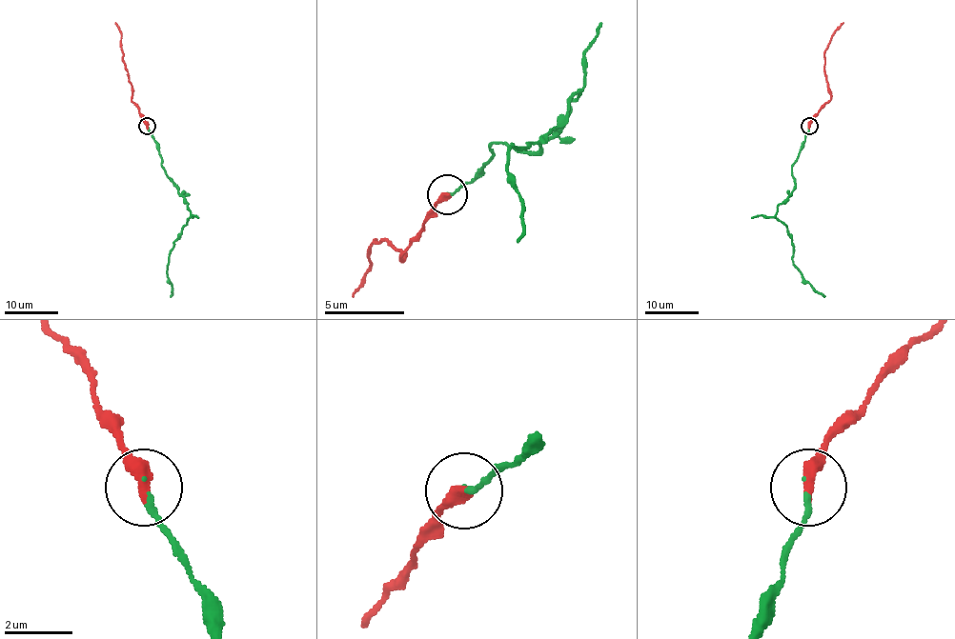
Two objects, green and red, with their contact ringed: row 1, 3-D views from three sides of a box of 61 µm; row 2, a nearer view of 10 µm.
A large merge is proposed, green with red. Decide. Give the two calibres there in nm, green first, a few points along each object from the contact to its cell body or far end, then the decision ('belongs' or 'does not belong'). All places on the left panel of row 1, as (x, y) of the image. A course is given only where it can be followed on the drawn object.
calibres 170 and 420 nm; course green (147, 126), (166, 175), (187, 204), (190, 214), (173, 242), (167, 267), (172, 289), (170, 297); course red (147, 126), (132, 99), (132, 89), (120, 44), (122, 32), (115, 22); belongs

